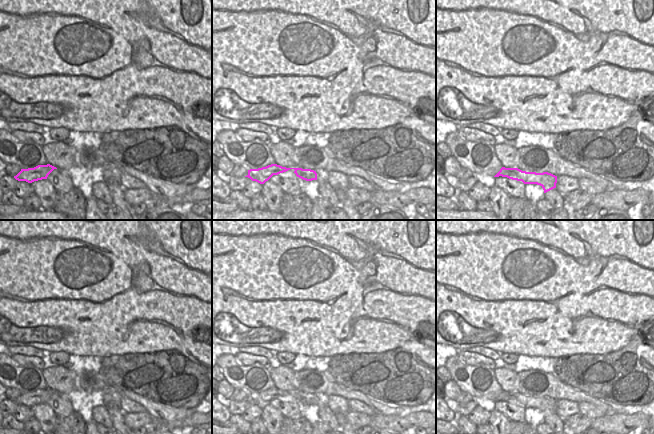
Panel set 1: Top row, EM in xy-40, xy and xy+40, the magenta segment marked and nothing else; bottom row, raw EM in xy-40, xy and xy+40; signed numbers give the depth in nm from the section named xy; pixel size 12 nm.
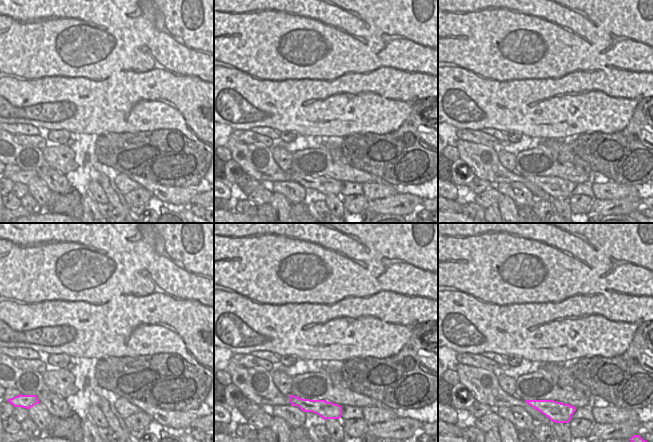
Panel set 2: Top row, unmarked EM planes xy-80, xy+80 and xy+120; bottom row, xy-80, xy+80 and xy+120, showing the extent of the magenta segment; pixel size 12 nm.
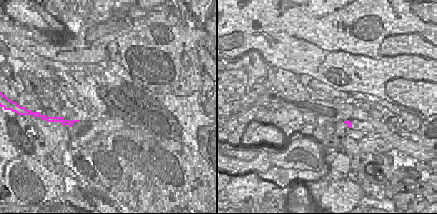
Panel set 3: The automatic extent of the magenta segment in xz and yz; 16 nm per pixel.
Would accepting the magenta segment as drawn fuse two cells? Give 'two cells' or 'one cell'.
one cell

